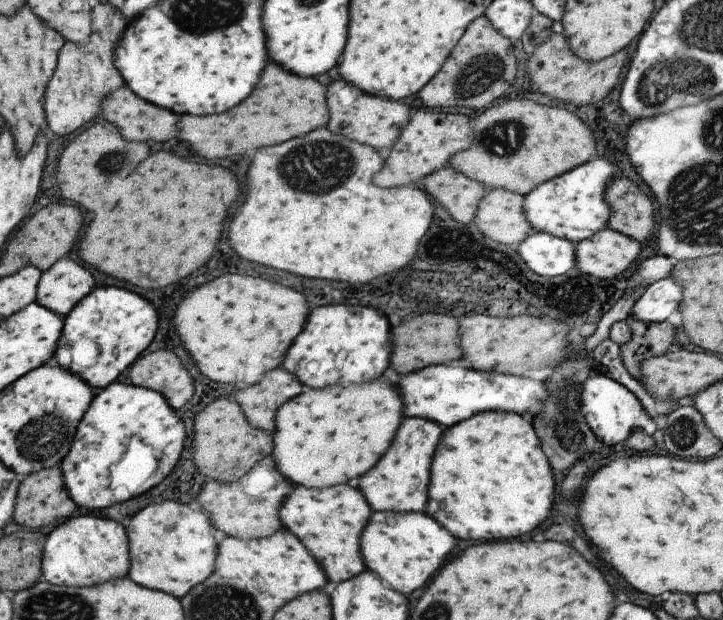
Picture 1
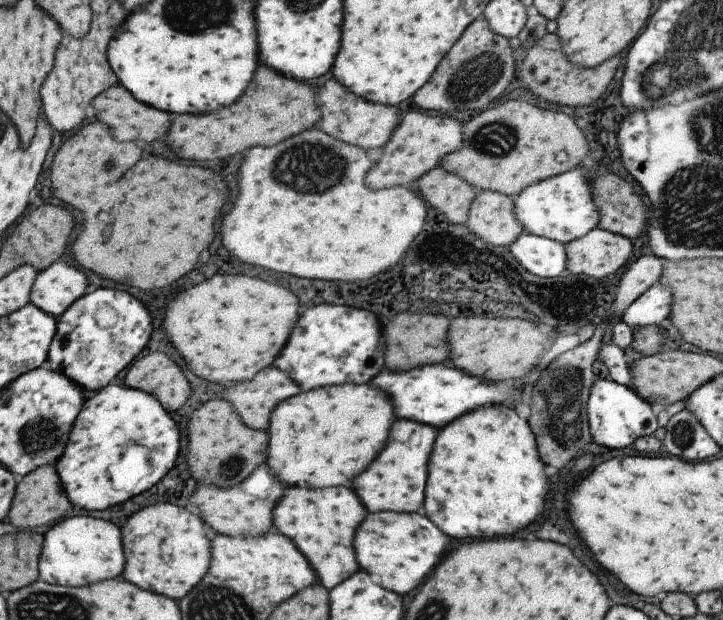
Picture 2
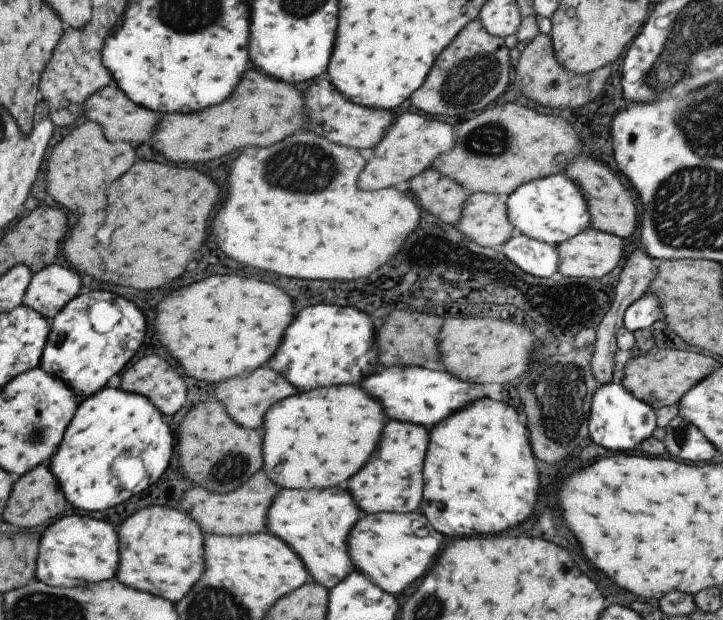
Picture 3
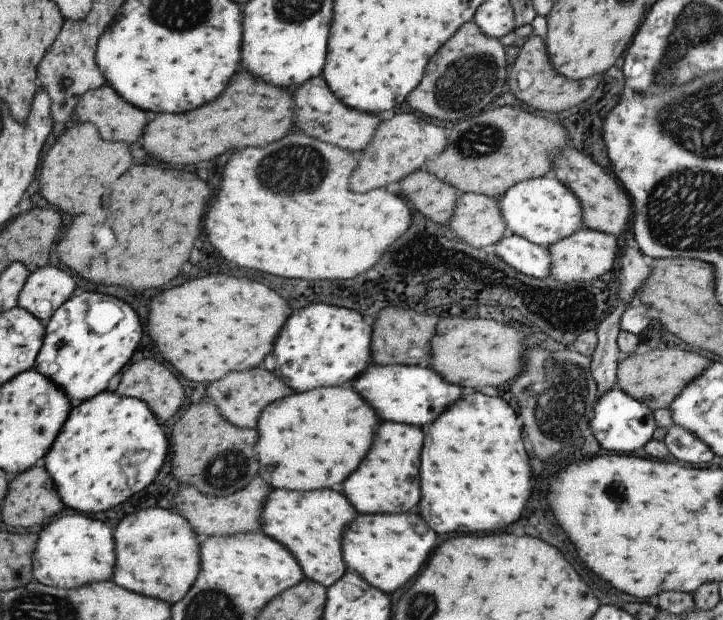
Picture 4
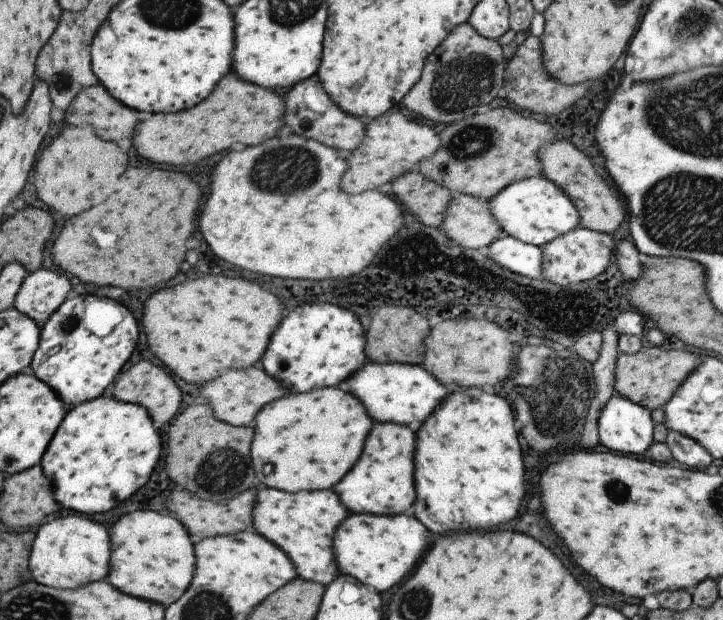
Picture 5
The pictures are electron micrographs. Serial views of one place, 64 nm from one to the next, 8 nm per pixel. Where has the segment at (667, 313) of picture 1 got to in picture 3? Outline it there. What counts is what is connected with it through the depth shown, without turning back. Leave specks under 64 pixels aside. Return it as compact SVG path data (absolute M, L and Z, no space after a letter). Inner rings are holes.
M647 292L627 306L622 317L622 326L633 333L635 330L647 329L655 321L661 320L663 320L663 310L659 298Z

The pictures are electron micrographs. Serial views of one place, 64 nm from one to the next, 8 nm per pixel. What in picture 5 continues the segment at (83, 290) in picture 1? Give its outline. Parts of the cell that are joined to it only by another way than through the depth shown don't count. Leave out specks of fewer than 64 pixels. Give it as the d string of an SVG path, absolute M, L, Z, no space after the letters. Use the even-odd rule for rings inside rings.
M38 269L27 273L21 282L13 307L43 327L51 314L70 295L67 290L69 282L65 278L50 270Z

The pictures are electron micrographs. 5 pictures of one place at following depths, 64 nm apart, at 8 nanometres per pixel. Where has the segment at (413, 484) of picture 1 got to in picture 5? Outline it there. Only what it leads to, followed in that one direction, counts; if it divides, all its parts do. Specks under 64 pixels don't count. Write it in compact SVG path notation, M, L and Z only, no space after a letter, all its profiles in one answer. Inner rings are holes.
M375 426L365 440L363 454L353 468L333 486L337 498L353 514L401 514L413 504L413 444L415 434L407 426Z

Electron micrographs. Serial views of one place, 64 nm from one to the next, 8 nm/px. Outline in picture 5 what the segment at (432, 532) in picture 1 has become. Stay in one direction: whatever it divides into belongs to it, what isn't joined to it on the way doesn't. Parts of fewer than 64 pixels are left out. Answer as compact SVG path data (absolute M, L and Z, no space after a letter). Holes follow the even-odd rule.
M351 514L337 526L333 534L333 556L340 574L353 576L375 592L395 586L415 566L429 542L429 532L413 516L371 516Z

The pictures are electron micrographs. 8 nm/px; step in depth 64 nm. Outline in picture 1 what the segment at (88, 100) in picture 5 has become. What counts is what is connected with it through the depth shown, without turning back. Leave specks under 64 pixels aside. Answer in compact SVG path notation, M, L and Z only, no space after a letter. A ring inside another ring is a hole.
M125 84L109 91L100 100L98 107L101 116L118 130L123 140L143 140L143 142L155 140L155 142L163 142L163 140L169 140L169 138L175 136L175 124L177 124L175 114L141 100Z

